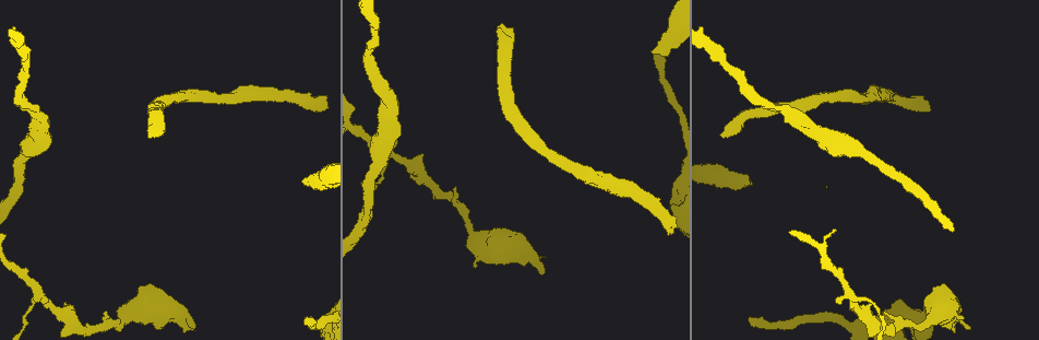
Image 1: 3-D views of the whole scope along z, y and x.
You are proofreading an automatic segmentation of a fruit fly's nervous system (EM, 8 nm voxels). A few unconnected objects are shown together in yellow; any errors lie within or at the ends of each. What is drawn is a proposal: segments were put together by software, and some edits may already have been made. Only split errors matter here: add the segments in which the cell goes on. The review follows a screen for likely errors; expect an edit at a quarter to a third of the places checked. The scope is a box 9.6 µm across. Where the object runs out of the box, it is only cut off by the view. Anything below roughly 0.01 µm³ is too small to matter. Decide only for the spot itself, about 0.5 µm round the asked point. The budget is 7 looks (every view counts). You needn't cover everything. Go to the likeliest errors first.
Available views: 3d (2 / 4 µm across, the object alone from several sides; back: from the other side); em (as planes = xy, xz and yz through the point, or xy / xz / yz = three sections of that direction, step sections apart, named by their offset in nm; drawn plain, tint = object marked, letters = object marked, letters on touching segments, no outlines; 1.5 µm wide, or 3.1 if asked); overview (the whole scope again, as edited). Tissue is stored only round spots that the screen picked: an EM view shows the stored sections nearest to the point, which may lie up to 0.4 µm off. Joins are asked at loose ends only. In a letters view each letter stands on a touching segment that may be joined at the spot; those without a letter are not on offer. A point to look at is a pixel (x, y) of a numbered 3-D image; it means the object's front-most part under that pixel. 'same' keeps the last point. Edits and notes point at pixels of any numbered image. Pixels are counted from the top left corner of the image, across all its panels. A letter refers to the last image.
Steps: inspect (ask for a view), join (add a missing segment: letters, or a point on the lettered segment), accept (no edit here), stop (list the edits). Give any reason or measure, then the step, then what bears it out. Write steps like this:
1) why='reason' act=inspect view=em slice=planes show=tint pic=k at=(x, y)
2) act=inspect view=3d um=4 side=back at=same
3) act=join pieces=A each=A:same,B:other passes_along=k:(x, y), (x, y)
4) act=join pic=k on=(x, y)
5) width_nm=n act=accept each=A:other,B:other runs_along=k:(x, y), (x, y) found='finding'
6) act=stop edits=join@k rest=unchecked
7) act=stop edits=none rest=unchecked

why='branch stops here' act=inspect view=em slice=yz step=8 show=tint pic=1 at=(151, 135)

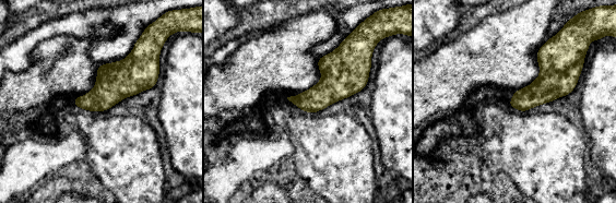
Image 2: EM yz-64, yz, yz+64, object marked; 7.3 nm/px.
act=inspect view=em slice=planes show=letters at=same

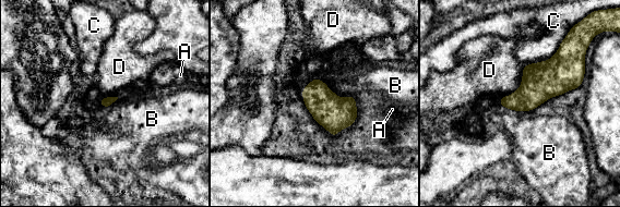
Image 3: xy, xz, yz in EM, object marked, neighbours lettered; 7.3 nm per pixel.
act=accept each=A:other,B:other,C:other,D:other found='none of them fits'

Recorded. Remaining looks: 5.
why='long arm stops here' act=inspect view=em slice=planes show=letters pic=1 at=(303, 185)

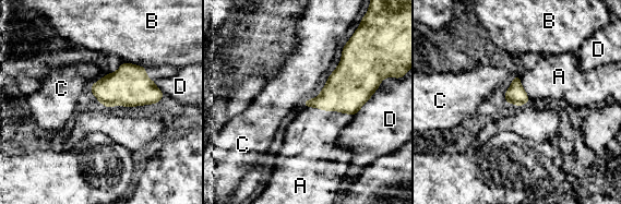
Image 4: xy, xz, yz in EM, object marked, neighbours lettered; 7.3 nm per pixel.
act=join pic=4 on=(311, 140) each=A:same,B:other,C:other,D:other passes_along=4:(350, 85), (327, 110), (311, 140) found='it goes on there'

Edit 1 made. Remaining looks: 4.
why='see it whole again' act=inspect view=overview

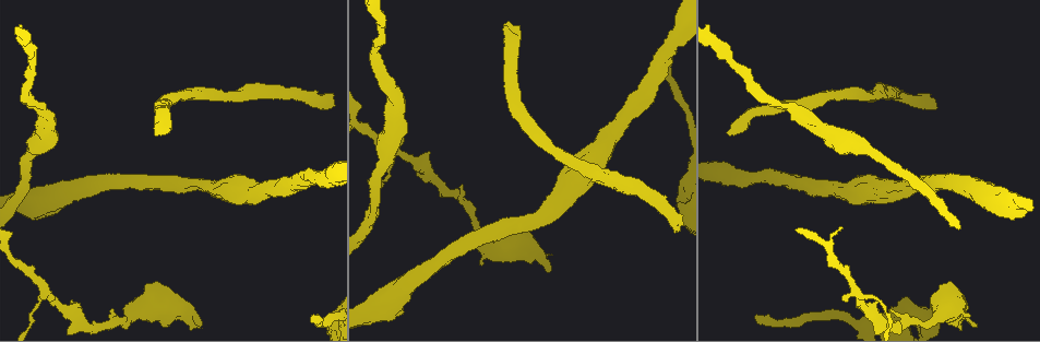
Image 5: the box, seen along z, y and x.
why='long arm stops here' act=inspect view=em slice=xy step=8 show=tint pic=5 at=(936, 107)

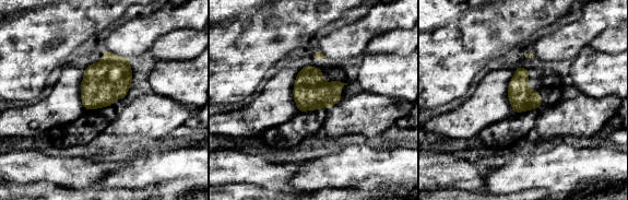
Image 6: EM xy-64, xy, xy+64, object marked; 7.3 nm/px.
why='what lies round it' act=inspect view=em slice=xy step=8 show=letters at=same

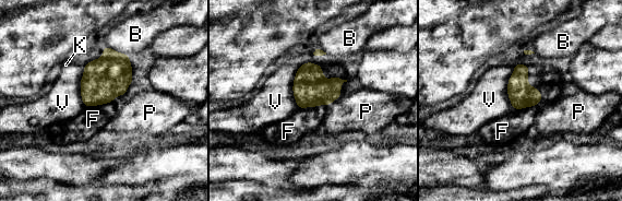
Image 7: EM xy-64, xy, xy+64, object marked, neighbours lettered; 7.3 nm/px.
act=accept each=B:other,F:other,K:other,P:other,V:other border=7:(514, 66), (507, 83), (512, 108) found='no lettered segment goes on from it'

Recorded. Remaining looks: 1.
act=stop edits=join@4 rest=unchecked

